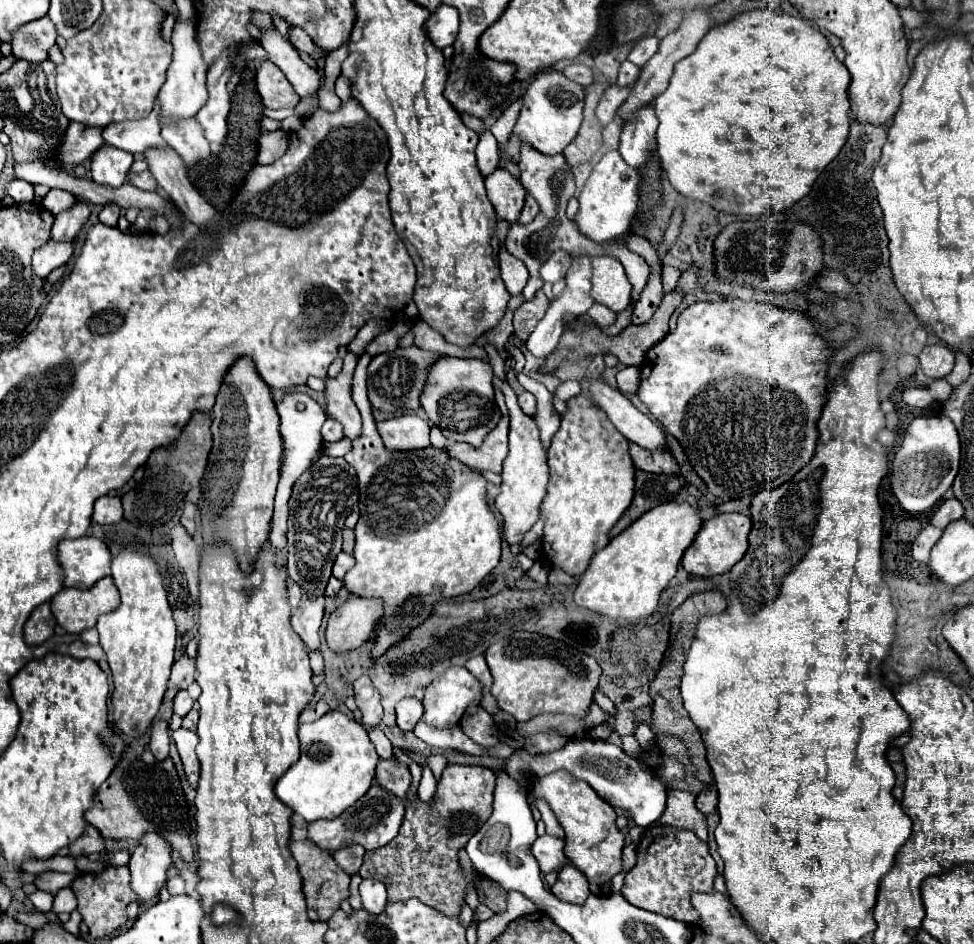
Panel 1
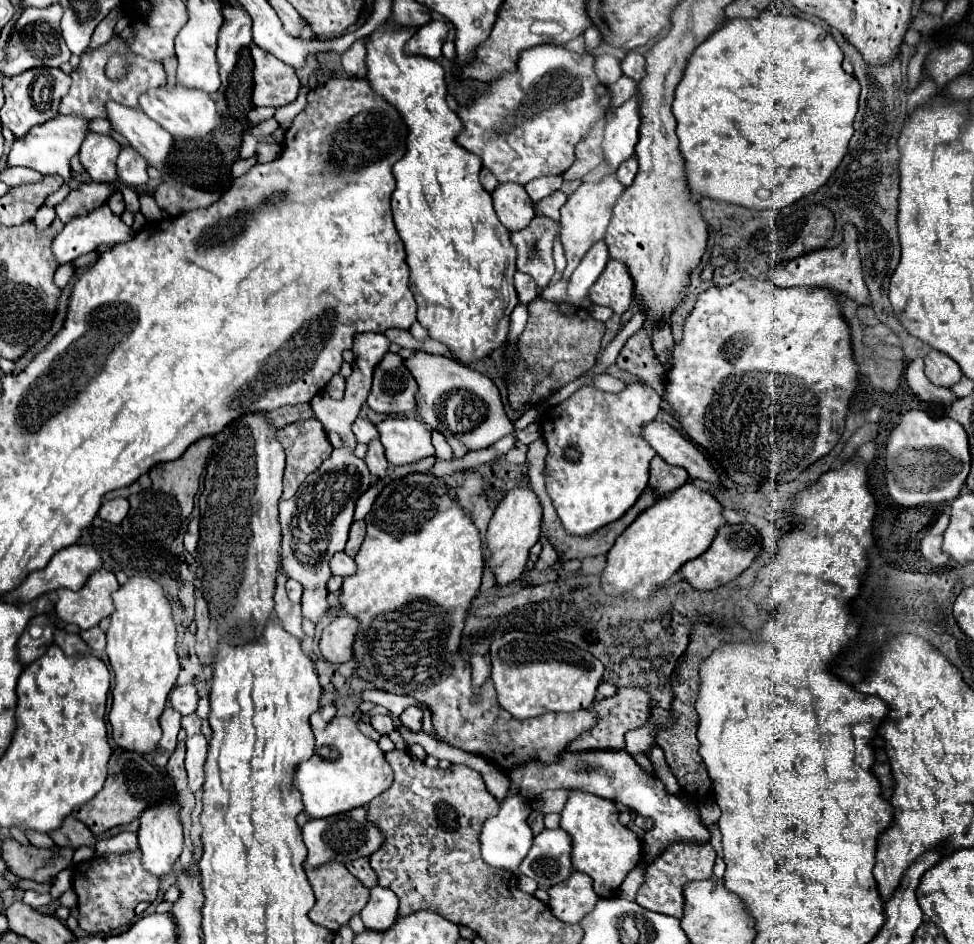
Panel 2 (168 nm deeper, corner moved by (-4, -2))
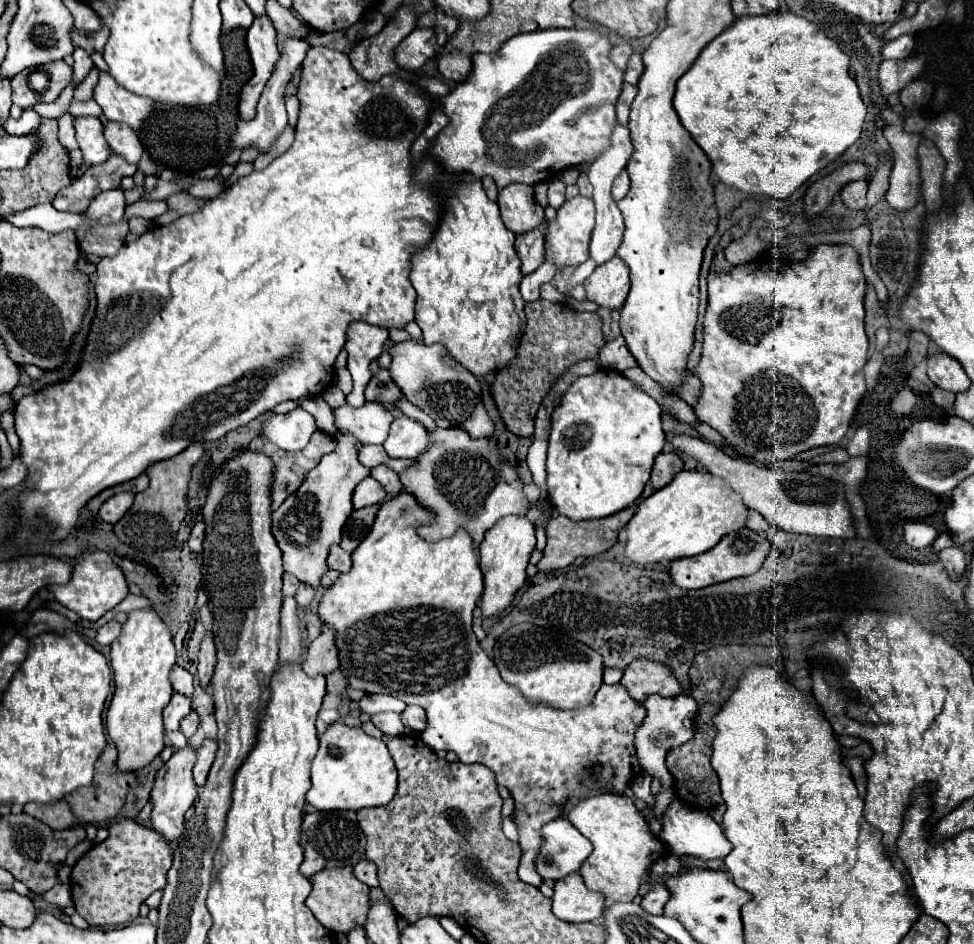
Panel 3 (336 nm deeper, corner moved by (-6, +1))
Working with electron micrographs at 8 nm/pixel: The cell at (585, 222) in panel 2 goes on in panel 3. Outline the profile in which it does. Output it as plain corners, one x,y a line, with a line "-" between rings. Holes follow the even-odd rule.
574,196
566,200
558,208
558,216
554,222
548,222
548,236
546,236
546,260
556,262
558,268
562,266
578,266
588,260
588,244
590,234
594,230
594,202
590,196

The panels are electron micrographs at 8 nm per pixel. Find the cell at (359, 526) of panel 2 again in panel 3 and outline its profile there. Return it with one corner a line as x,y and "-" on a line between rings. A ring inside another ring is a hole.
366,506
362,510
352,512
352,516
348,518
348,522
344,526
342,542
340,542
340,546
346,552
354,552
358,548
358,544
368,536
372,522
376,518
376,512
378,512
378,506

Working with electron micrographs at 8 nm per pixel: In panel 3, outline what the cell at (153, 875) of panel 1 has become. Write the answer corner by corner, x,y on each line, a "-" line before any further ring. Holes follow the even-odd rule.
190,746
172,754
172,758
164,764
164,770
156,778
152,794
150,794
150,802
152,802
150,828
154,832
158,832
164,838
164,842
168,842
168,844
178,840
184,834
184,814
194,804
194,798
196,798
196,792
198,792
198,786
192,780
194,760
196,760
196,752

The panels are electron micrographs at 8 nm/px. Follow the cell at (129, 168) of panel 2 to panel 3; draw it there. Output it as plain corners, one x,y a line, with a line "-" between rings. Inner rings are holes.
108,122
104,126
104,136
106,136
106,140
108,140
114,154
126,158
126,162
132,162
132,164
140,162
144,148
140,146
138,134
132,132
128,126

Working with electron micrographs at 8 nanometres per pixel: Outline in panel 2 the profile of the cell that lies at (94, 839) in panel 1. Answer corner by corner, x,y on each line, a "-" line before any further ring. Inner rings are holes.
68,815
62,825
58,829
54,829
50,833
52,841
60,847
72,847
72,849
78,849
82,845
96,845
96,837
94,833
90,833
90,829
86,829
86,825
82,825
76,817

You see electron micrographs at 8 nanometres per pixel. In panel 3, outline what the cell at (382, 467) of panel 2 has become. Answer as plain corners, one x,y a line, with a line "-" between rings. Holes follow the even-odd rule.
386,464
374,466
374,468
372,468
372,478
376,478
376,480
386,488
386,492
388,492
388,494
392,494
392,496
394,496
394,494
398,494
398,492
400,492
400,488
402,488
398,474
396,474
392,468
388,468

